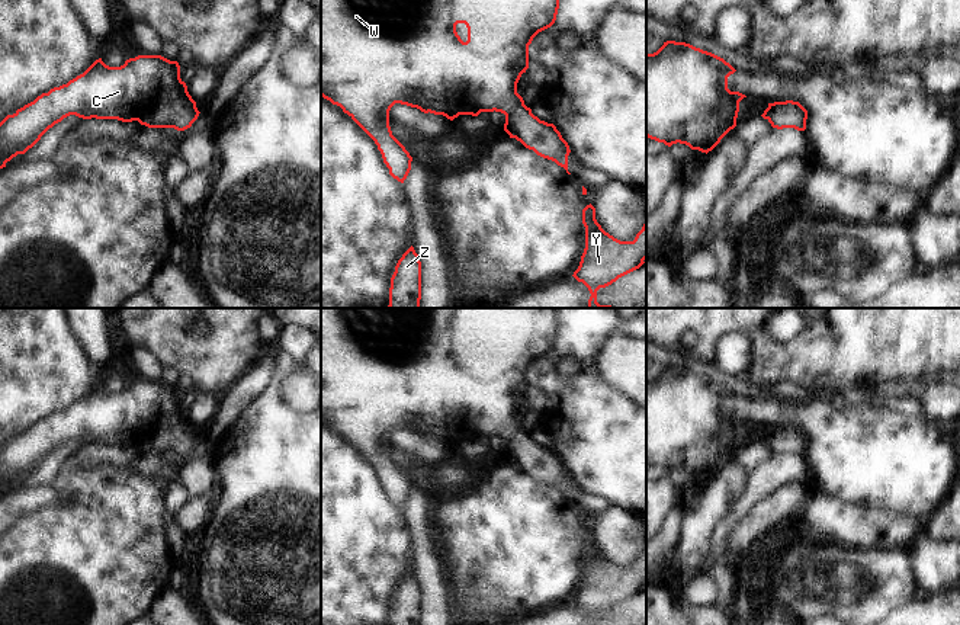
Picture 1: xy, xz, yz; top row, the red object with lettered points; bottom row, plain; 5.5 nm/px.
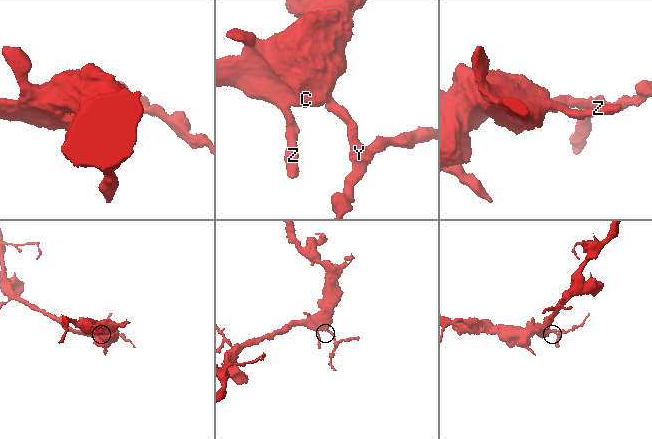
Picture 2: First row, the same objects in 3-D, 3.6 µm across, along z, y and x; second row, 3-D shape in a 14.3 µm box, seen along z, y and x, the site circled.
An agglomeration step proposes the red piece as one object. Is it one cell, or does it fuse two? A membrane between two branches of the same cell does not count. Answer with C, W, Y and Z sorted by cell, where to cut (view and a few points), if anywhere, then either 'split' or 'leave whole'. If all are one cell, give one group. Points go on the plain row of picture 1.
C W Y Z; no cut; leave whole

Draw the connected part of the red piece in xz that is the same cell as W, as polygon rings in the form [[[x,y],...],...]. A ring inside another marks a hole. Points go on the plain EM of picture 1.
[[[321,308],[321,422],[340,432],[375,467],[383,488],[389,494],[389,500],[401,509],[404,509],[411,496],[412,483],[392,461],[389,452],[389,436],[395,429],[417,433],[424,439],[443,440],[450,446],[459,440],[478,442],[481,438],[501,438],[505,440],[504,456],[510,464],[516,464],[537,481],[555,487],[571,500],[568,497],[568,481],[571,478],[568,468],[553,449],[534,442],[517,419],[517,408],[529,394],[529,371],[539,358],[555,349],[558,334],[558,308]],[[457,349],[465,349],[468,353],[466,368],[456,358]]]

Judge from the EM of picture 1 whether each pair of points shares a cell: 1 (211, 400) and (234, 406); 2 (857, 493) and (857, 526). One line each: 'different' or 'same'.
1: different
2: different

